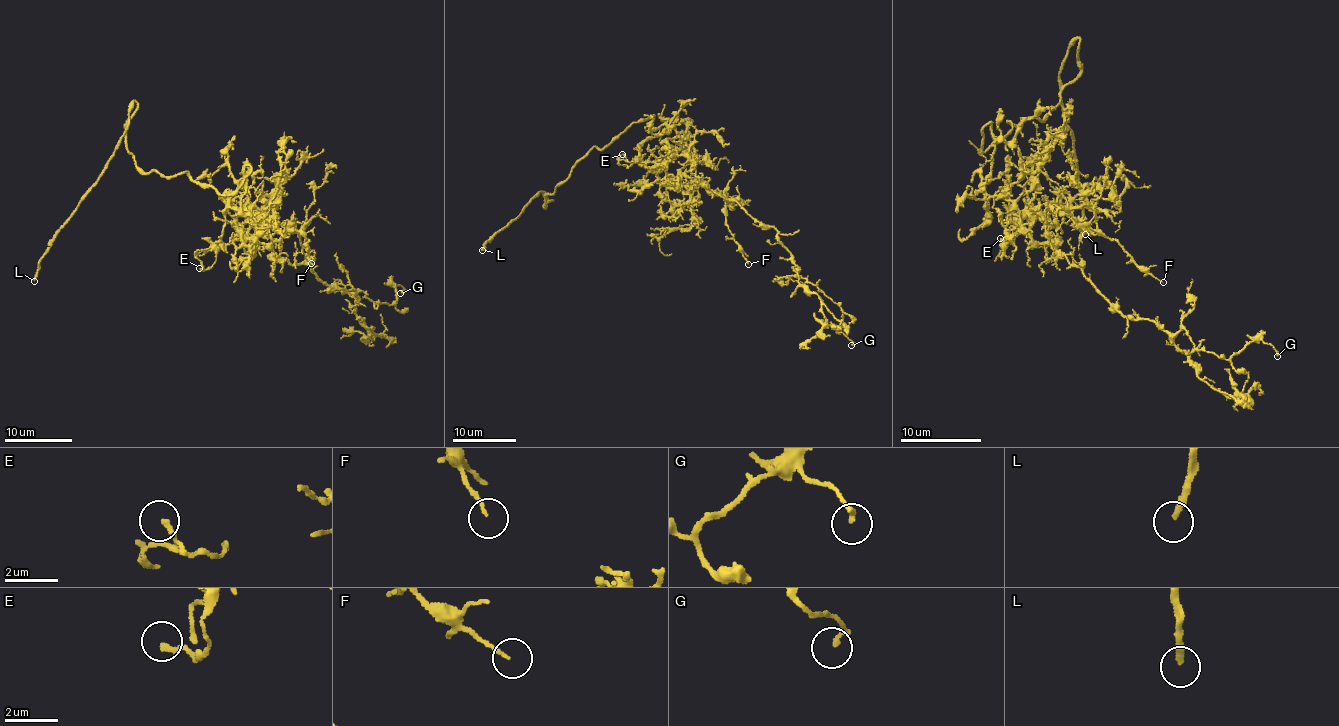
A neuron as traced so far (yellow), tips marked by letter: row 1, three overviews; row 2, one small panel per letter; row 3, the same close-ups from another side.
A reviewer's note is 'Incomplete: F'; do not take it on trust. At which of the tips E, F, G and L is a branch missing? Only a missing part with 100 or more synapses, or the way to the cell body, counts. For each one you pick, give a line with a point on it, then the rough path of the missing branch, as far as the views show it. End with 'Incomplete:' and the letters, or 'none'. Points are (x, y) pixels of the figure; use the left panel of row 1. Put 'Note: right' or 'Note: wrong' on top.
Note: wrong
L: Place: (34, 281). Course of what is missing: (34, 281), (18, 322), (17, 363), (28, 370), (23, 363), (18, 366), (18, 374), (12, 381)
Incomplete: L

